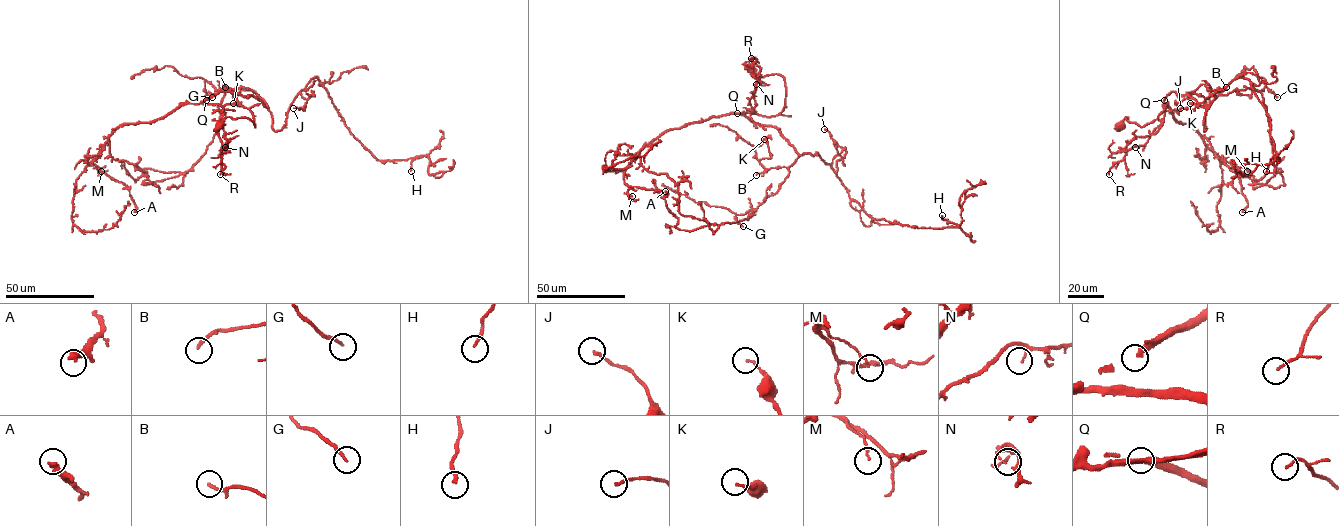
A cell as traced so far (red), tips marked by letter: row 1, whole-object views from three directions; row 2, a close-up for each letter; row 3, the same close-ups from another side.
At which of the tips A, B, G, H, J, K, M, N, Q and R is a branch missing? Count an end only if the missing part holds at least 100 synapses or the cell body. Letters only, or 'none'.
none

